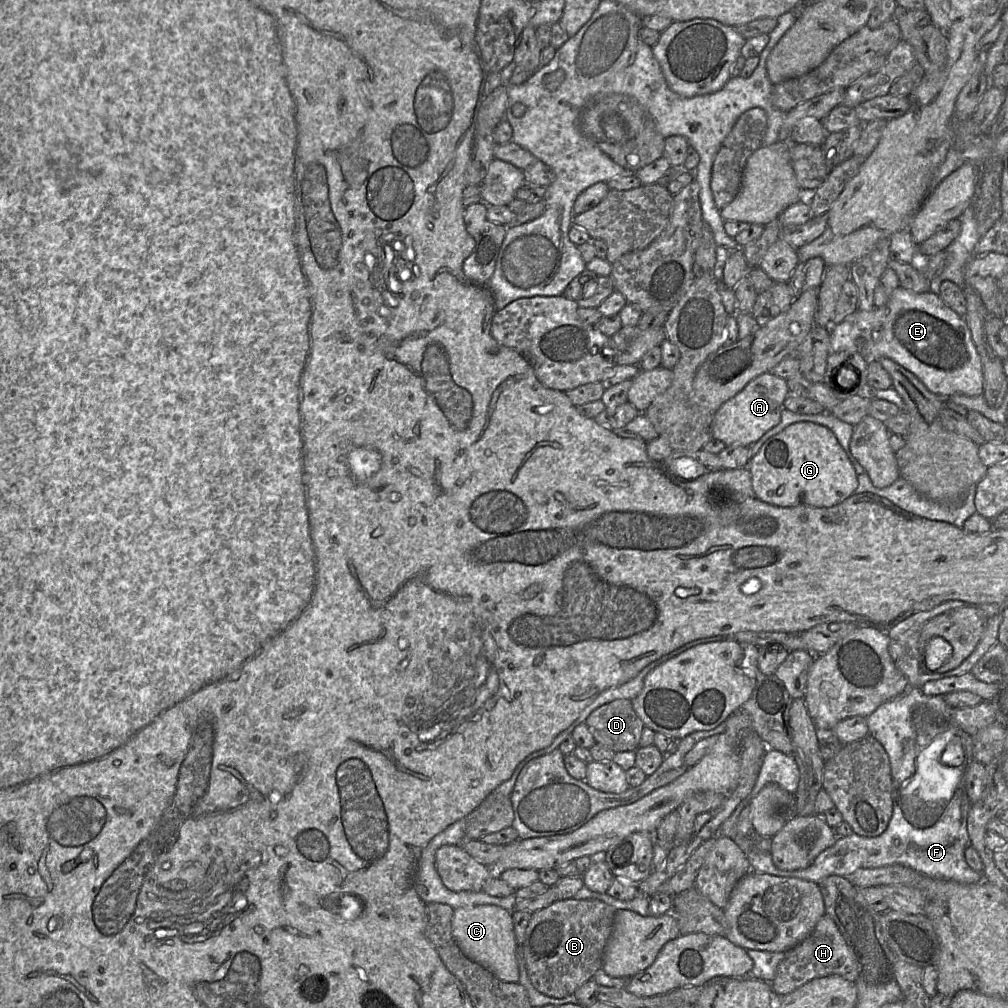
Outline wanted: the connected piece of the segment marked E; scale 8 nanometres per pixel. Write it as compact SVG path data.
M897 287L882 307L871 311L856 309L840 322L830 321L825 326L829 331L831 352L851 351L862 355L867 361L888 358L912 372L933 394L949 398L955 394L979 396L983 394L984 377L981 356L964 319L951 310L934 291L915 293Z

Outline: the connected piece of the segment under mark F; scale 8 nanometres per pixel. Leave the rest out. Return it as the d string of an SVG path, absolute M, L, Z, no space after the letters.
M908 686L906 691L883 703L880 705L872 714L870 714L866 720L869 728L869 734L872 735L874 738L876 738L882 746L885 748L890 764L891 764L891 775L892 775L892 785L893 785L893 814L891 817L891 820L888 824L887 829L879 836L875 837L866 837L861 836L853 832L850 835L847 836L838 836L835 843L826 848L824 851L822 851L812 862L810 866L804 869L800 870L781 870L778 869L773 861L772 857L769 852L754 852L751 849L752 843L751 843L751 836L743 836L740 835L736 828L736 817L735 816L729 816L720 826L719 828L719 834L724 835L726 837L731 838L734 840L739 847L745 852L747 855L749 862L750 862L750 868L752 871L763 873L763 874L771 874L774 876L781 876L781 877L794 877L799 878L806 881L811 881L815 883L819 883L823 878L826 878L830 875L838 875L838 876L848 876L849 874L853 873L858 868L875 868L875 867L882 867L892 864L901 864L903 866L910 867L918 872L924 873L930 877L934 878L943 878L948 880L953 880L959 883L965 883L965 884L971 884L971 883L977 883L983 880L983 873L978 873L975 870L973 870L966 862L964 851L965 849L971 845L968 829L967 829L967 820L968 820L968 813L969 809L971 807L971 802L968 798L966 787L965 787L965 775L968 766L970 763L975 760L973 755L973 740L972 736L966 733L962 728L960 728L956 722L952 718L952 711L953 708L950 707L944 698L944 695L934 695L934 696L928 696L923 693L921 688Z

